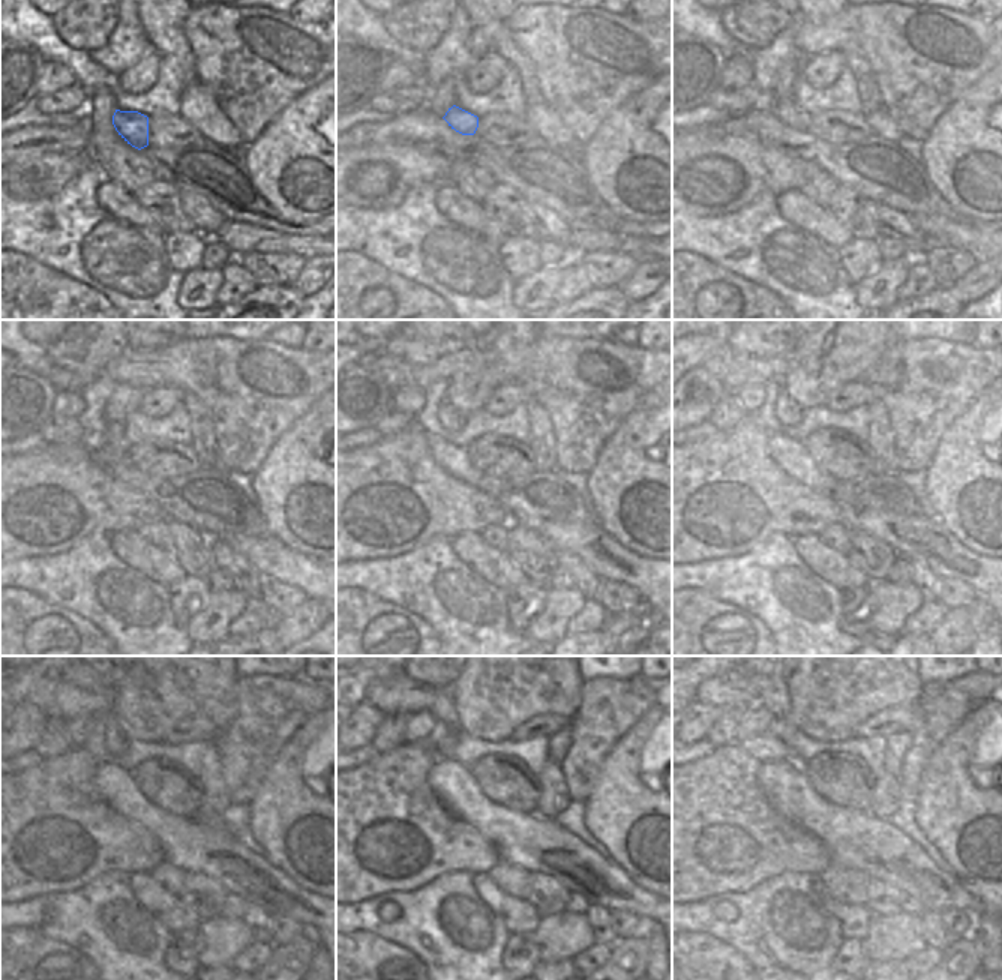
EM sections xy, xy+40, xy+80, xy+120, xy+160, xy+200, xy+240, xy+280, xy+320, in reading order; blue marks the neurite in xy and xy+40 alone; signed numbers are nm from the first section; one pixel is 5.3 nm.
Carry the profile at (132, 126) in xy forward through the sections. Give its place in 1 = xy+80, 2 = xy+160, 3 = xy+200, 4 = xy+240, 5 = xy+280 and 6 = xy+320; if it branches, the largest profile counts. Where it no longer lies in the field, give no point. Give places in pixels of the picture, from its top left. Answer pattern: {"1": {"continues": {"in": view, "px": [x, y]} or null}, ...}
{"1": {"continues": {"in": "xy+80", "px": [786, 110]}}, "2": {"continues": {"in": "xy+160", "px": [452, 420]}}, "3": {"continues": {"in": "xy+200", "px": [788, 413]}}, "4": {"continues": {"in": "xy+240", "px": [116, 742]}}, "5": {"continues": {"in": "xy+280", "px": [443, 709]}}, "6": {"continues": {"in": "xy+320", "px": [771, 694]}}}

